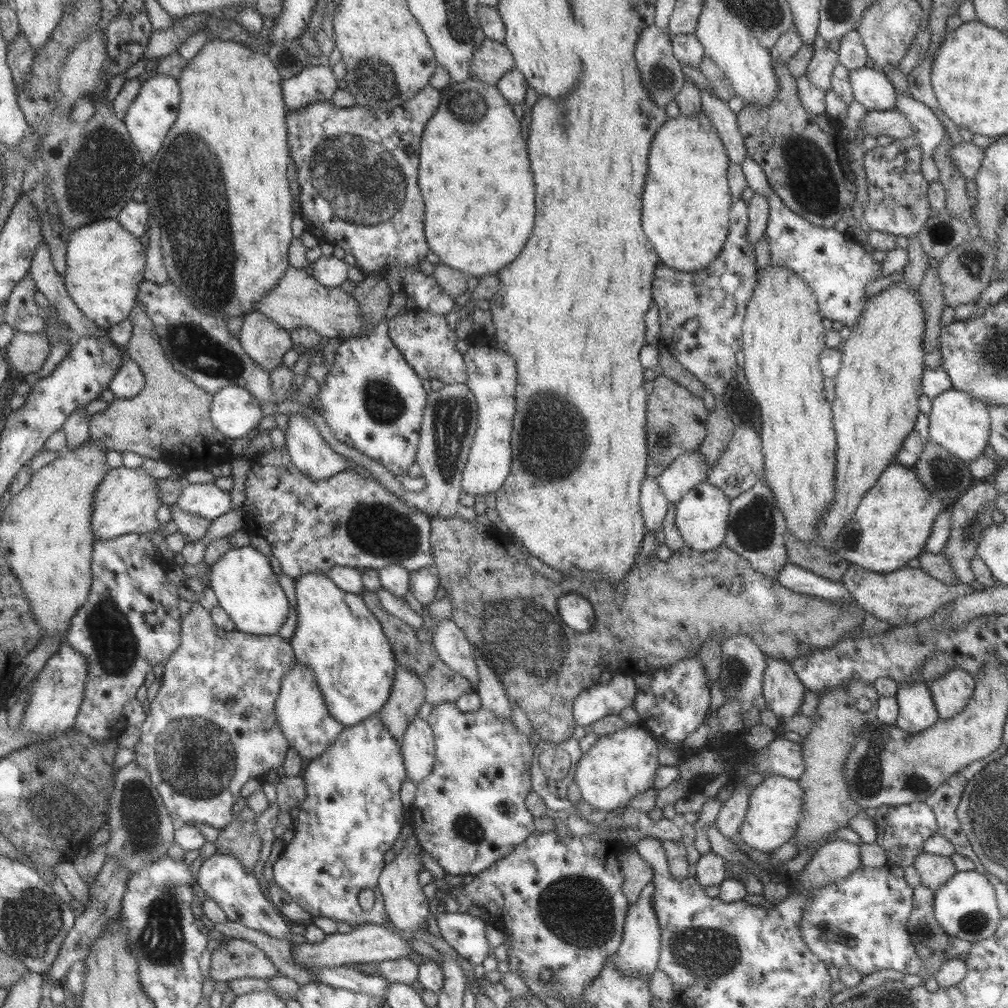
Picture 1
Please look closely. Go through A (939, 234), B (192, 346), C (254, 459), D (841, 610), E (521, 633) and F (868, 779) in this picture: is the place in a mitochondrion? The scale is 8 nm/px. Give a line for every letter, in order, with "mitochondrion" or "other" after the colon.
A: other
B: mitochondrion
C: other
D: other
E: mitochondrion
F: mitochondrion

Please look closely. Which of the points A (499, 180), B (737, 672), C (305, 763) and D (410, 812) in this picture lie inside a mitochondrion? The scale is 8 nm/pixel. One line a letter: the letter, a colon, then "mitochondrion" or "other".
A: other
B: mitochondrion
C: other
D: other

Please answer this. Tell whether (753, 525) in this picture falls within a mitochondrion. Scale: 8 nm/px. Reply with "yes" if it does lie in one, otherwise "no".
yes

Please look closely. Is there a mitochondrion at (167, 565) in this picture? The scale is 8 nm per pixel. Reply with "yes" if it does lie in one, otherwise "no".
no

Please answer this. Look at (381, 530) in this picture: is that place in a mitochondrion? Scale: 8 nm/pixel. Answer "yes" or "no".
yes

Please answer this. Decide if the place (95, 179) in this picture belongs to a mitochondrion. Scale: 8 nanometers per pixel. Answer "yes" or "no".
yes

